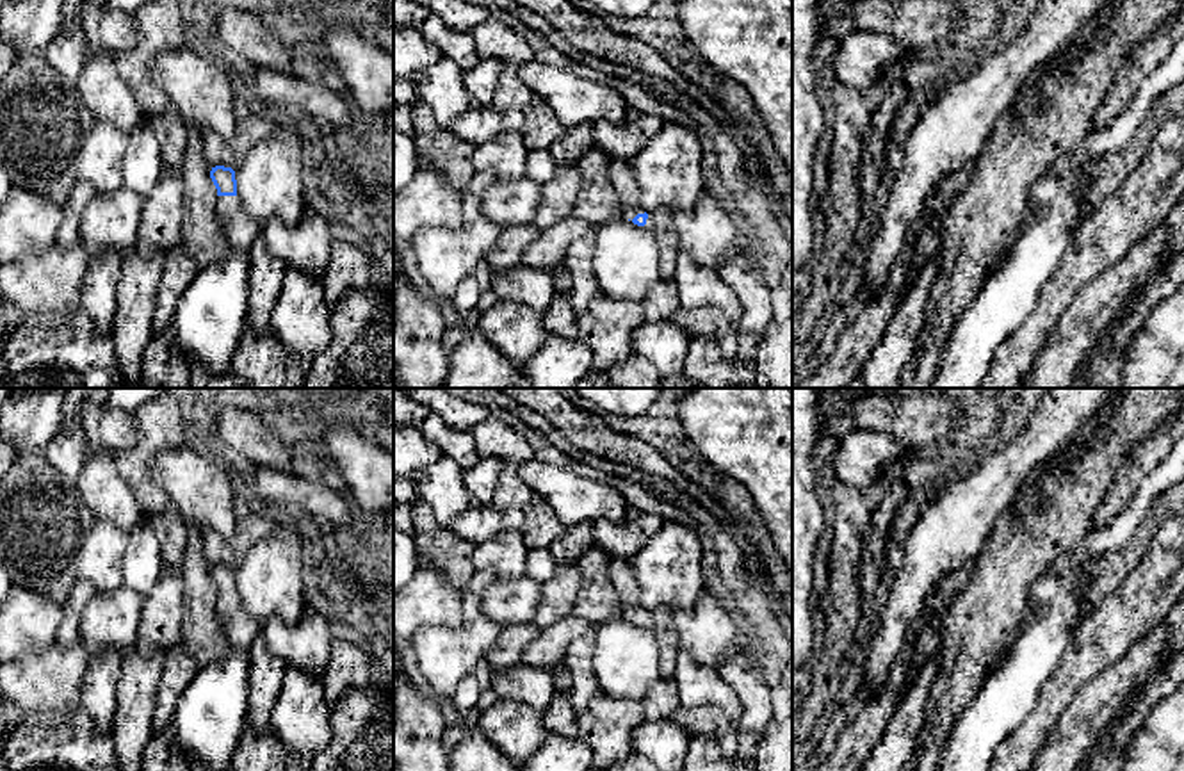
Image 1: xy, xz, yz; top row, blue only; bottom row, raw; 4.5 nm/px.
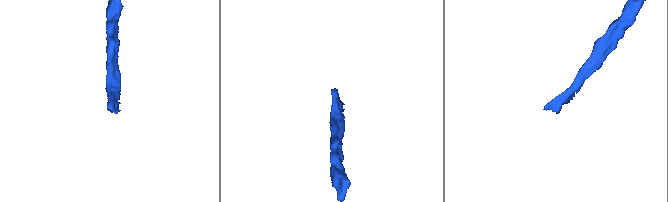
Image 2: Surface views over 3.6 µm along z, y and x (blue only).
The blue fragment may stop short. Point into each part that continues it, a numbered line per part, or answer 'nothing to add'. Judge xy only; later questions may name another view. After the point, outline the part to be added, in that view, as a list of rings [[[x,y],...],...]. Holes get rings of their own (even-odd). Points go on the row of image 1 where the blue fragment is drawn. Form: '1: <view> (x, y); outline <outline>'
1: xy (241, 230); outline [[[219,196],[217,217],[230,248],[249,249],[262,237],[264,223],[244,212],[239,196]]]

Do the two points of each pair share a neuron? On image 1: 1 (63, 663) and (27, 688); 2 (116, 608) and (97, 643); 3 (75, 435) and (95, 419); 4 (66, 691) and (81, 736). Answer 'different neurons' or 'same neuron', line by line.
1: same neuron
2: same neuron
3: different neurons
4: different neurons

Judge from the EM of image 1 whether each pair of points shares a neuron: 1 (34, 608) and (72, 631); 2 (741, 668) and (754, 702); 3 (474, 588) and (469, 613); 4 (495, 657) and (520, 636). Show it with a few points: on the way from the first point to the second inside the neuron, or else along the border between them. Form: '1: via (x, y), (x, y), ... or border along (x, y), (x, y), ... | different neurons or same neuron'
1: border along (63, 609), (63, 620), (54, 638) | different neurons
2: via (745, 677), (754, 693) | same neuron
3: via (472, 593), (470, 608) | same neuron
4: via (501, 656), (515, 641) | same neuron

